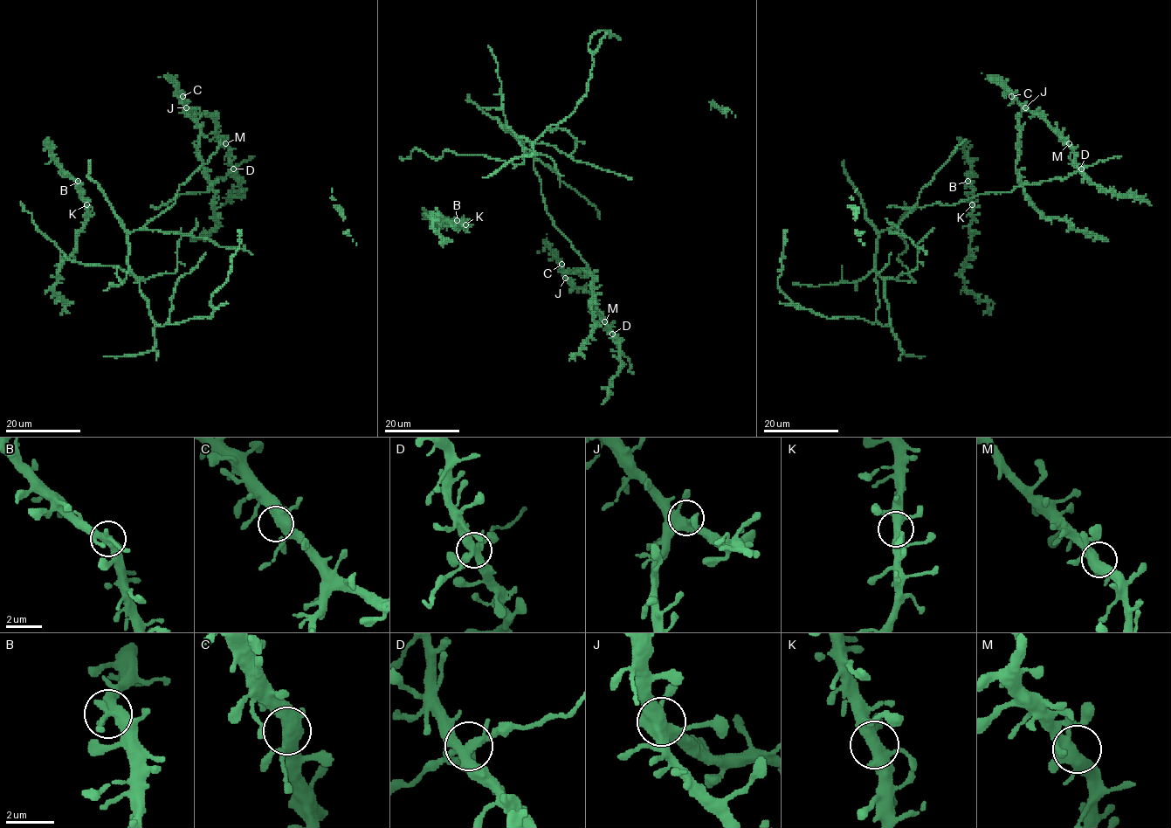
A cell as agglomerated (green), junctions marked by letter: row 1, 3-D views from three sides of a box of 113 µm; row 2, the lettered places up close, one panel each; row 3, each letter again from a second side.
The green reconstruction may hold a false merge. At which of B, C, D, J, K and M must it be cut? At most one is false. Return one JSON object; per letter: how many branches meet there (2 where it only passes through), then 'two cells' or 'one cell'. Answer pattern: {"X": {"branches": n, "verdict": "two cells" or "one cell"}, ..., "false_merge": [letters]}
{"B": {"branches": 4, "verdict": "one cell"}, "C": {"branches": 4, "verdict": "one cell"}, "D": {"branches": 4, "verdict": "one cell"}, "J": {"branches": 5, "verdict": "one cell"}, "K": {"branches": 4, "verdict": "one cell"}, "M": {"branches": 4, "verdict": "one cell"}, "false_merge": []}

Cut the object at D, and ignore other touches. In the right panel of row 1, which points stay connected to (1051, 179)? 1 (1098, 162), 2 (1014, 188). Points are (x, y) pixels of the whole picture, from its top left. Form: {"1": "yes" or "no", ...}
{"1": "yes", "2": "yes"}

